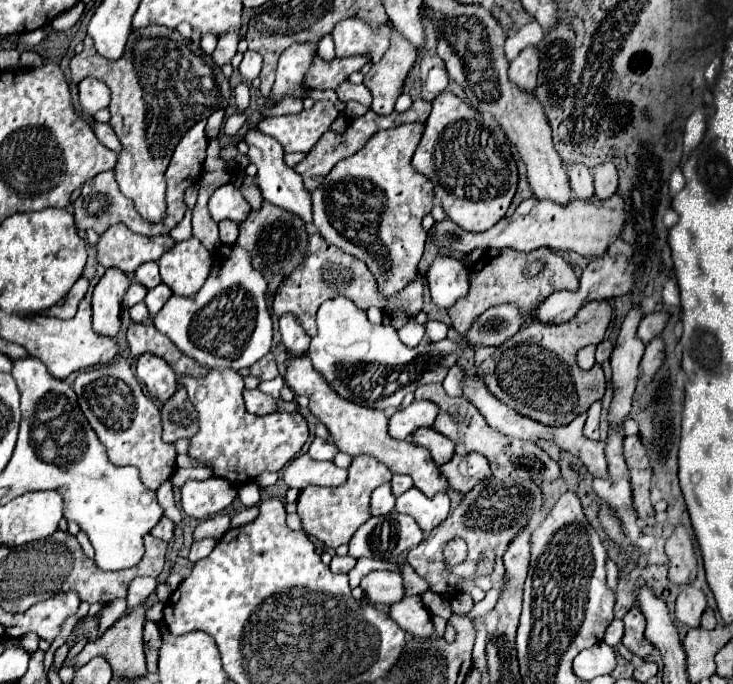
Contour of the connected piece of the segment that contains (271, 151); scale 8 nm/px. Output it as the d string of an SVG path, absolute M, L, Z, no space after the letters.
M249 130L245 134L245 140L249 144L249 158L259 168L257 184L261 188L263 198L275 206L293 210L293 214L299 214L305 222L311 222L311 194L303 188L303 178L293 168L285 166L283 146L279 146L279 142L275 138L271 138L259 130Z

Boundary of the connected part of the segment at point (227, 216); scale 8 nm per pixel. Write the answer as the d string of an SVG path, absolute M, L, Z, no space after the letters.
M231 182L217 188L209 198L209 214L215 222L221 222L221 220L243 222L249 216L249 212L251 212L249 202Z

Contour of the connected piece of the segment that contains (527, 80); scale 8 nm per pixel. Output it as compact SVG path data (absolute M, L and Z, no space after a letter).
M529 46L525 48L509 66L509 80L519 86L523 92L531 94L537 84L537 72L539 72L539 56L537 48Z

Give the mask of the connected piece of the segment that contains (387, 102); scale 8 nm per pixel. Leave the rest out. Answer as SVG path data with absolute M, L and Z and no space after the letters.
M395 32L395 38L391 38L391 46L383 56L383 62L379 62L379 66L371 66L363 80L363 84L373 94L371 104L373 112L377 114L393 112L397 98L403 94L403 82L409 70L413 68L415 60L417 60L415 48L399 32Z

